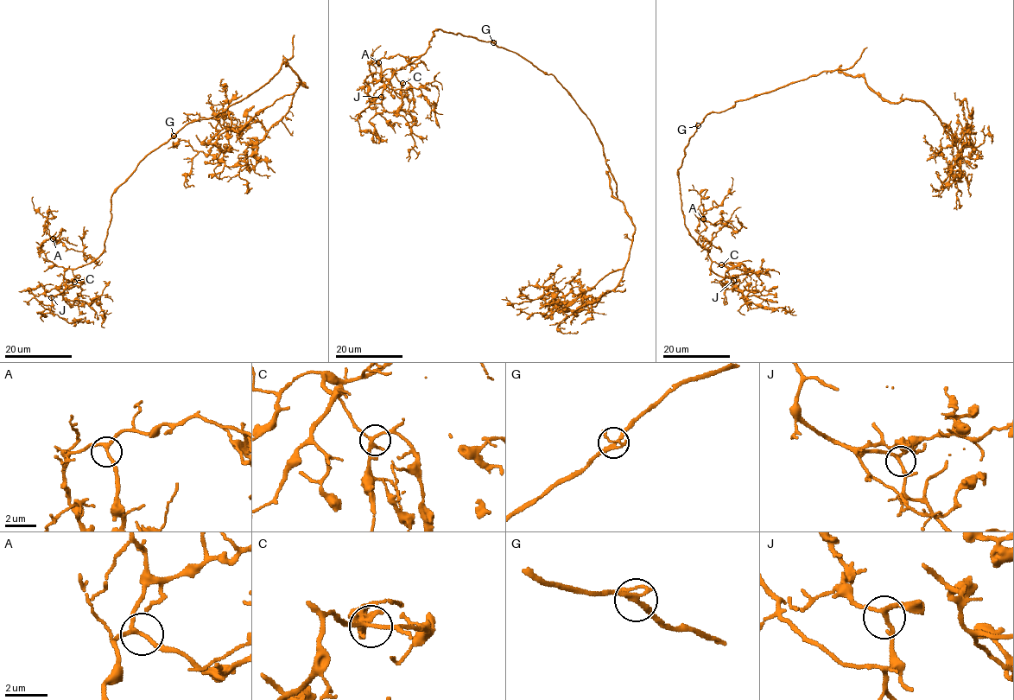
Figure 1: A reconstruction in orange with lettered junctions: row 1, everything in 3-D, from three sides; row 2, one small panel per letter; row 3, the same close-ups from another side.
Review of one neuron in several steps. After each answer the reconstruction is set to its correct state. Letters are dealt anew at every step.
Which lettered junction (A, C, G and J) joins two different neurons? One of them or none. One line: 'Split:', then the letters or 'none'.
Split: none

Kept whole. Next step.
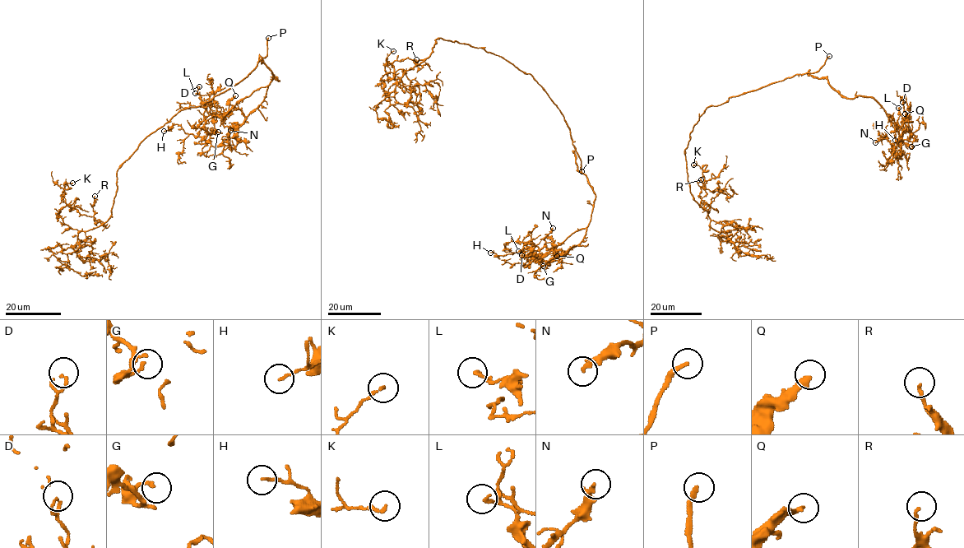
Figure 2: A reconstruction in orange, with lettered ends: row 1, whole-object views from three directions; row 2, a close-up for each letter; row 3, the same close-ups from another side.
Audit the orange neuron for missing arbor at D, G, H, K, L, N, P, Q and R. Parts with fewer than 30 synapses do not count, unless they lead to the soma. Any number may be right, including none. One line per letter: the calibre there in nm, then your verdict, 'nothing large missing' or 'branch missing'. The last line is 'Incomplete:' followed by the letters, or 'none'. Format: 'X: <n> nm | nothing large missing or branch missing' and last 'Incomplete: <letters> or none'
D: 110 nm | nothing large missing
G: 150 nm | nothing large missing
H: 100 nm | nothing large missing
K: 160 nm | nothing large missing
L: 90 nm | nothing large missing
N: 200 nm | nothing large missing
P: 190 nm | branch missing
Q: 260 nm | nothing large missing
R: 140 nm | nothing large missing
Incomplete: P

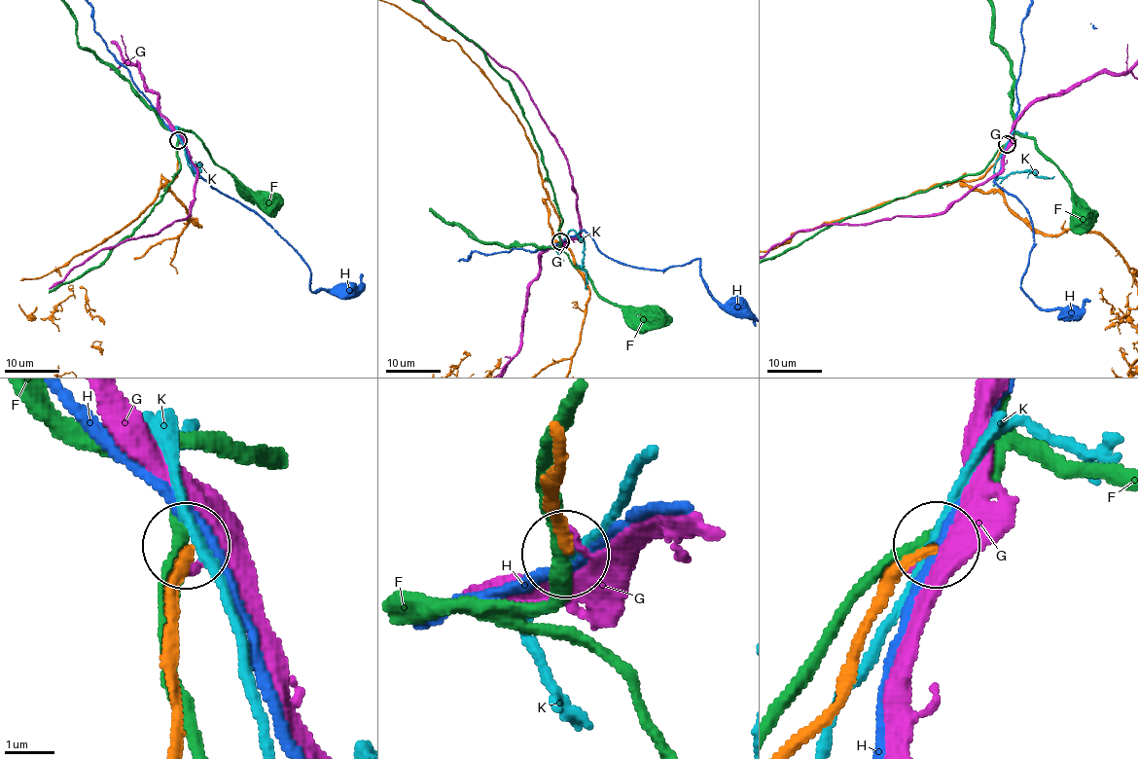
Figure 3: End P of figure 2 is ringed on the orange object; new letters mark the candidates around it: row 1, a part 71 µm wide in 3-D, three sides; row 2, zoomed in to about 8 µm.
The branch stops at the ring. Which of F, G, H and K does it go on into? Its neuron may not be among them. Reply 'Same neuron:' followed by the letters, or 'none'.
Same neuron: none

